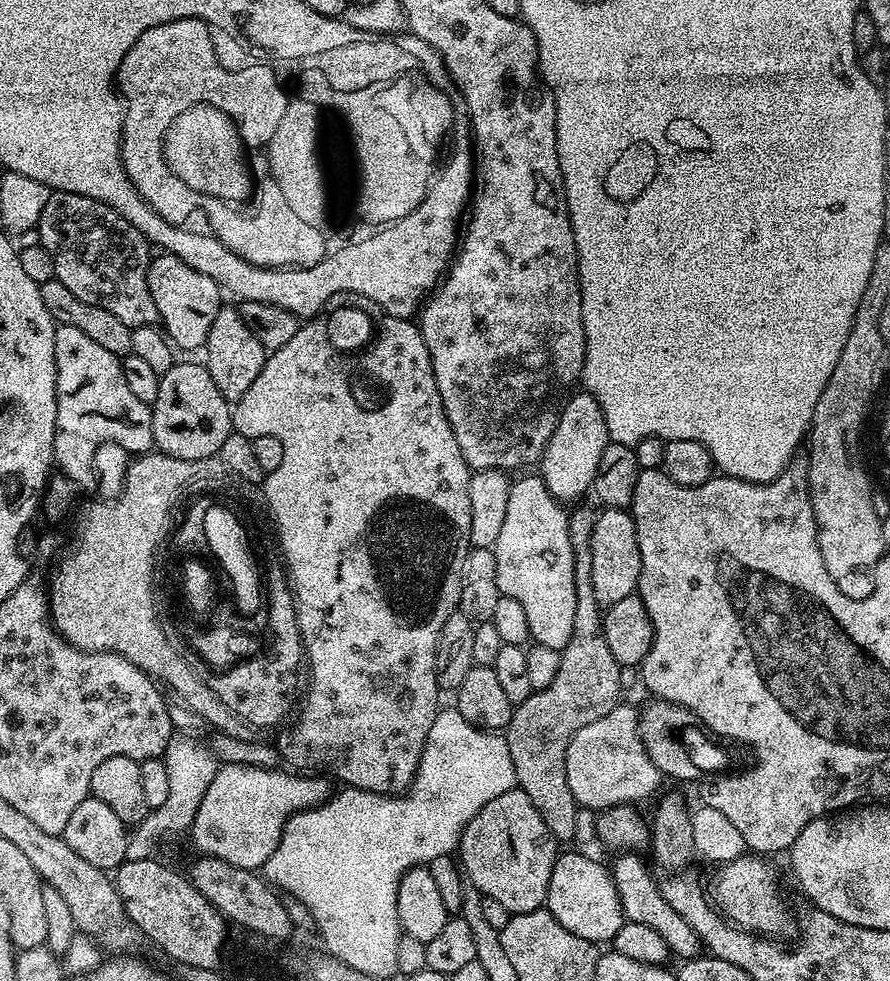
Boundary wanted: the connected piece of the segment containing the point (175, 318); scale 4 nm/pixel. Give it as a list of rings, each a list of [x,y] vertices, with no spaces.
[[[156,254],[148,262],[148,285],[150,298],[154,298],[154,306],[158,306],[160,324],[169,340],[177,349],[203,349],[208,341],[210,326],[214,326],[214,318],[218,318],[218,310],[222,306],[222,289],[206,274],[198,274],[182,258],[167,254]]]

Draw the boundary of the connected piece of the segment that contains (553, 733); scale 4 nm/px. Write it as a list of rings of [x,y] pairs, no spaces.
[[[576,508],[568,512],[570,550],[574,554],[574,630],[570,642],[560,649],[554,682],[533,690],[526,702],[515,705],[506,729],[517,785],[526,798],[530,798],[534,810],[542,814],[546,830],[550,830],[557,842],[574,840],[575,822],[581,808],[570,791],[570,782],[566,782],[566,746],[570,746],[570,738],[574,738],[582,726],[606,718],[606,714],[610,714],[610,710],[622,700],[622,667],[603,636],[604,612],[598,598],[594,598],[594,581],[590,578],[590,538],[594,534],[597,515],[597,509],[592,508]]]

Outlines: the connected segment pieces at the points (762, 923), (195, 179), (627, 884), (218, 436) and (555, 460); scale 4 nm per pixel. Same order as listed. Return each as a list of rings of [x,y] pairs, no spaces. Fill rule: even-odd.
[[[745,854],[728,863],[721,863],[716,876],[714,904],[725,921],[751,934],[772,934],[775,928],[788,924],[788,908],[780,897],[780,880],[760,854]]]
[[[196,106],[180,114],[177,124],[169,131],[163,145],[164,158],[172,172],[178,172],[187,181],[185,189],[197,188],[204,198],[216,199],[224,196],[239,202],[246,201],[250,191],[245,187],[246,170],[241,168],[236,137],[223,116]]]
[[[620,854],[613,864],[610,864],[612,881],[618,890],[620,905],[624,911],[624,918],[627,922],[642,922],[642,926],[650,926],[650,930],[658,930],[666,942],[669,953],[673,957],[680,956],[681,961],[694,960],[701,955],[702,945],[700,936],[686,922],[682,922],[681,916],[666,902],[661,885],[656,885],[656,880],[652,877],[653,869],[647,863],[636,857],[636,854]]]
[[[200,364],[172,365],[165,376],[160,377],[158,398],[150,406],[152,410],[152,438],[155,447],[166,456],[183,460],[201,460],[219,453],[222,442],[233,432],[230,402],[214,386],[207,367]]]
[[[577,392],[577,396],[569,395],[563,401],[559,409],[560,420],[538,465],[540,479],[550,494],[561,502],[576,500],[593,487],[598,458],[602,458],[602,450],[606,450],[610,442],[606,418],[602,418],[602,406],[598,406],[598,402],[588,392]]]

